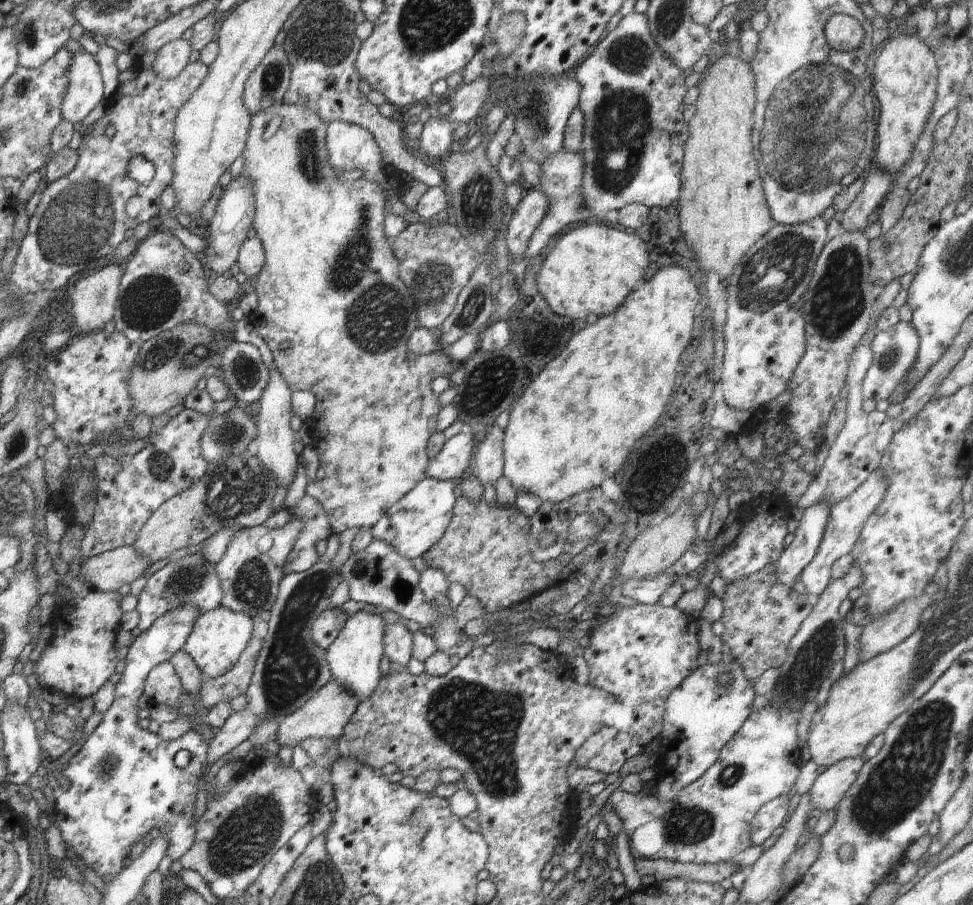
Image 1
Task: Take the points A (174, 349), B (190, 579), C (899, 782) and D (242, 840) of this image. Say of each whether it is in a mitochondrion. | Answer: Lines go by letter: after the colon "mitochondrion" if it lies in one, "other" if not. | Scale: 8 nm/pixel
A: mitochondrion
B: mitochondrion
C: mitochondrion
D: mitochondrion

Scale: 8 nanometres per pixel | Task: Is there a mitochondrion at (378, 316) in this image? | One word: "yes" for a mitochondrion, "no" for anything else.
yes

